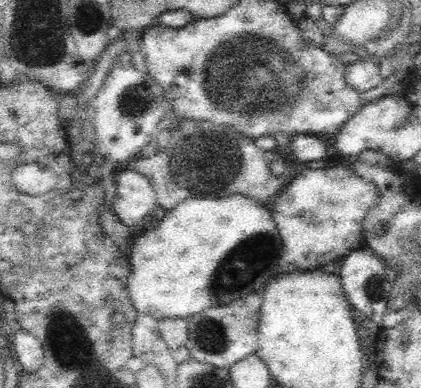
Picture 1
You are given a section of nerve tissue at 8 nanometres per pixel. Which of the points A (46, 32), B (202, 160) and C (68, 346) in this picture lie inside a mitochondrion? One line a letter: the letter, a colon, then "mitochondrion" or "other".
A: mitochondrion
B: mitochondrion
C: mitochondrion

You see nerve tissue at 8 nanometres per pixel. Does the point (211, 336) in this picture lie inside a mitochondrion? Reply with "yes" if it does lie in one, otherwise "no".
yes

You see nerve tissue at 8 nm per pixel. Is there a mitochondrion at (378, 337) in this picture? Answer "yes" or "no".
no

